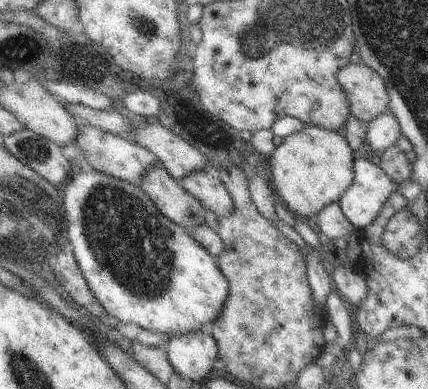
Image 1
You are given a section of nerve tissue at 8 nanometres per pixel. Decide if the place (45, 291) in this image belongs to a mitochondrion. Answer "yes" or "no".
no

